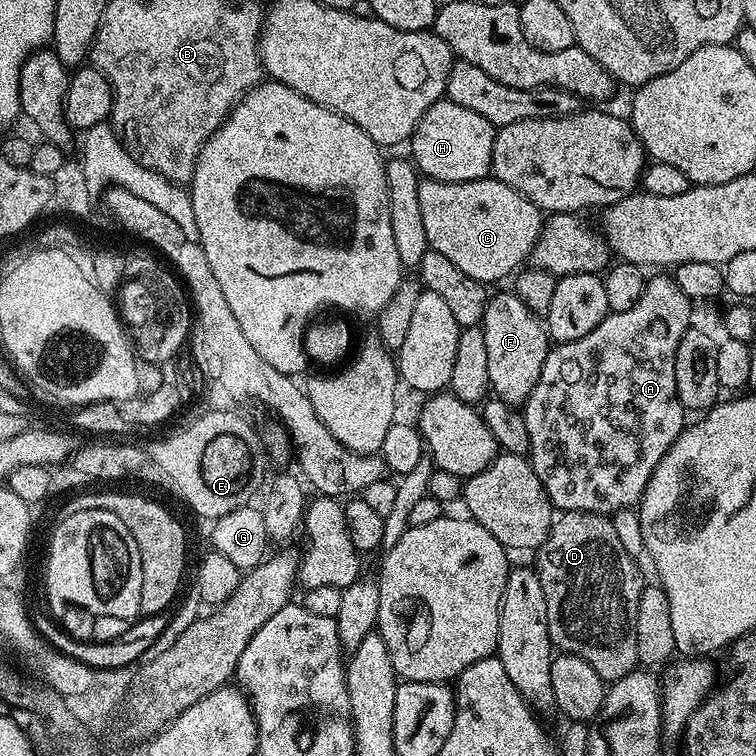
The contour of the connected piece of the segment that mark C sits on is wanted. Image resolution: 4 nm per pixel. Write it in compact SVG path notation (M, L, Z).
M493 176L474 179L470 182L464 183L443 183L441 180L430 180L427 178L421 179L418 190L418 204L421 207L422 226L425 227L429 249L436 253L445 255L450 262L453 262L458 270L465 271L470 278L474 278L476 281L482 281L485 284L491 284L491 282L500 280L508 274L510 276L512 273L515 273L529 259L533 246L540 237L540 233L543 232L544 216L542 210L534 206L534 204L530 202L529 199L525 198L524 195L518 194L513 187L506 186L504 182L497 180Z

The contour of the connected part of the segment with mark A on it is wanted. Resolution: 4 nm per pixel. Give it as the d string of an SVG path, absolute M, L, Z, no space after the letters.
M656 274L649 279L642 290L642 298L630 306L630 310L621 312L609 312L607 318L586 338L578 338L578 342L566 342L549 347L548 357L542 366L542 374L538 374L538 382L530 394L530 398L522 405L524 421L526 422L526 434L528 435L528 459L532 462L534 474L538 474L538 482L546 490L553 509L560 512L598 512L601 514L613 514L620 508L635 509L644 496L646 486L662 458L674 446L674 442L686 427L686 410L680 405L680 399L674 386L674 358L678 354L678 342L682 342L682 334L686 334L692 320L693 301L689 300L682 290L678 290L678 282L671 275Z

